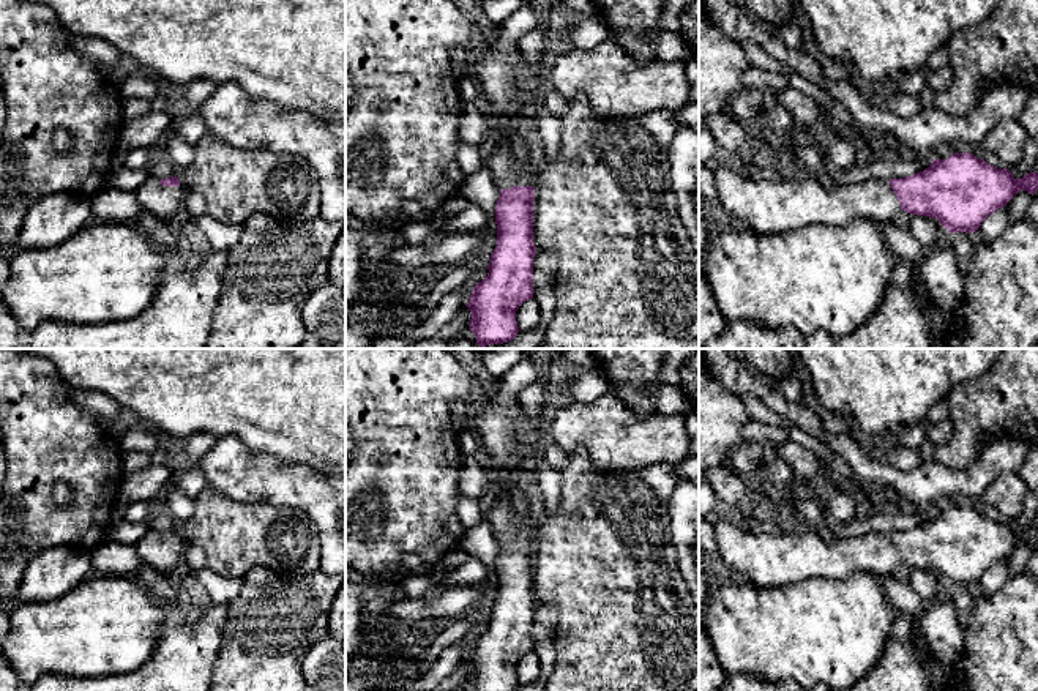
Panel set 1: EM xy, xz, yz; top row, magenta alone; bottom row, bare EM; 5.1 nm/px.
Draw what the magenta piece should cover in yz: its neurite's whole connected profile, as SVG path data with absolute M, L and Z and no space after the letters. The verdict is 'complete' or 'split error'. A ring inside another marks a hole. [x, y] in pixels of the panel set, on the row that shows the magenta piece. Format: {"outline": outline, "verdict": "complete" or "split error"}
{"outline": "M953 153L947 159L934 159L928 169L904 178L871 178L861 183L831 185L817 175L803 172L752 174L727 161L713 167L718 205L735 224L756 233L779 233L811 224L842 226L855 219L879 226L893 221L904 210L910 215L935 218L948 232L975 232L995 210L1006 207L1019 191L1035 194L1038 174L1033 170L1014 178L1008 169L989 166L972 153Z", "verdict": "split error"}

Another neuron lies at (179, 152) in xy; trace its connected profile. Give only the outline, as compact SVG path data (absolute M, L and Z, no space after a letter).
M170 133L159 153L175 167L175 170L185 169L196 155L196 147L186 142L183 137Z

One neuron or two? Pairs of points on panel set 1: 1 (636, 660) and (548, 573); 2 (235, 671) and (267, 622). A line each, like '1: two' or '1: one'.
1: one
2: one

